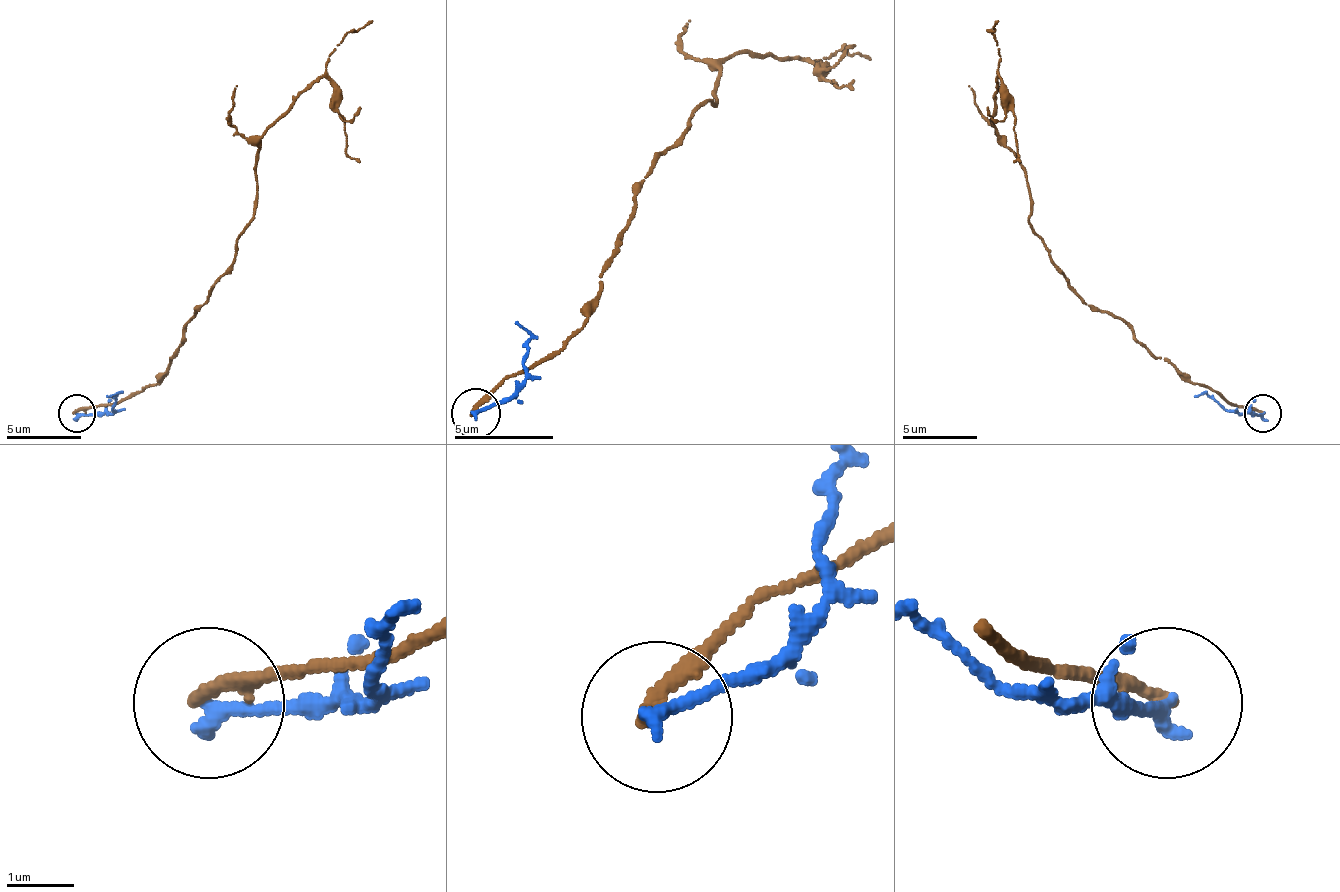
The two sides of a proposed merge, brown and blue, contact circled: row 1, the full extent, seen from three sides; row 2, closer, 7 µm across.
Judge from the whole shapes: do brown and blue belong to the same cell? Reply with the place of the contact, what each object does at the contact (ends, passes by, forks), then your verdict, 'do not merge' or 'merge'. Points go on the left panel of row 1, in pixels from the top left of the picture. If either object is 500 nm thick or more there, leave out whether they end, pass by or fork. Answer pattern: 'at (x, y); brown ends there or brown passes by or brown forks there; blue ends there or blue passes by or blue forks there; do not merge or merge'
at (76, 413); brown ends there; blue ends there; do not merge

